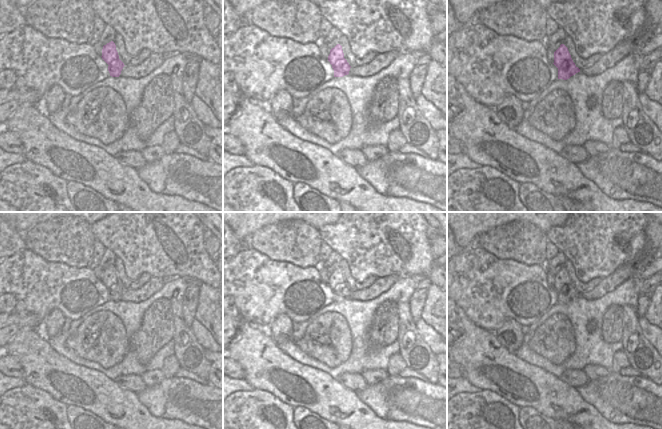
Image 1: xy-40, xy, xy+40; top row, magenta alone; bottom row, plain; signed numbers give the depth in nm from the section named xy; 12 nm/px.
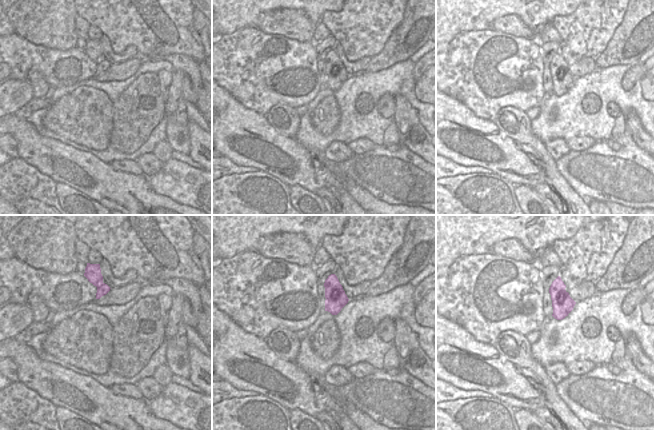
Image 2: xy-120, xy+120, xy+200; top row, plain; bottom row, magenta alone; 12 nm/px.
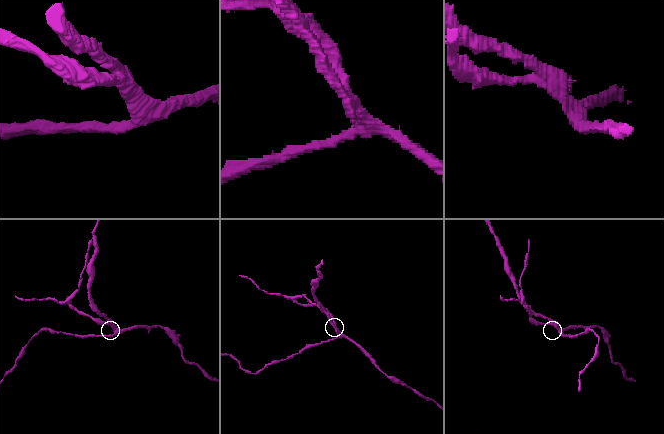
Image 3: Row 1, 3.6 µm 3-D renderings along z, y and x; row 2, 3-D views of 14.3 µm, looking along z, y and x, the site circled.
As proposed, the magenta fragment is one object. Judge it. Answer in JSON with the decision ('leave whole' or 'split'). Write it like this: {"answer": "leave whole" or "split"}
{"answer": "split"}

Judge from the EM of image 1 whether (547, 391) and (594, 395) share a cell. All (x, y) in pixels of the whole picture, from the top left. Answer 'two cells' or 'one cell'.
two cells

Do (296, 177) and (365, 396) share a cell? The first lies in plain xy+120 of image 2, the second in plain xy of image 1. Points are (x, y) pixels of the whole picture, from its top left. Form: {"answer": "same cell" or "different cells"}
{"answer": "different cells"}

